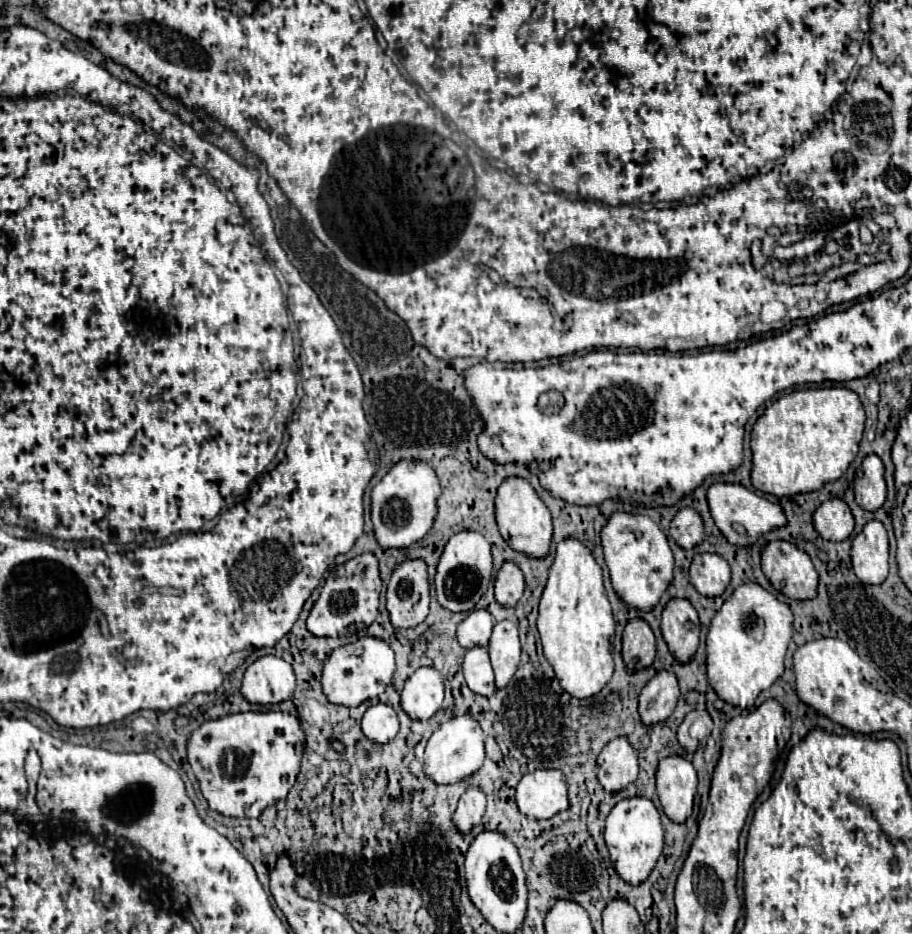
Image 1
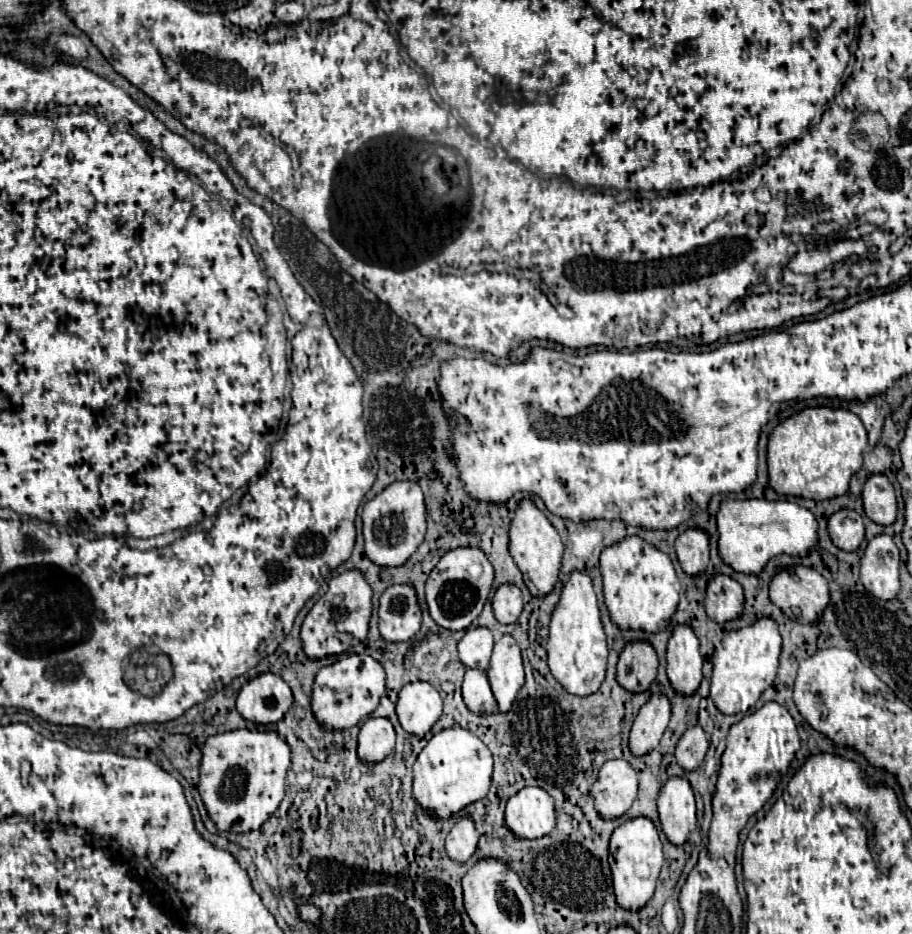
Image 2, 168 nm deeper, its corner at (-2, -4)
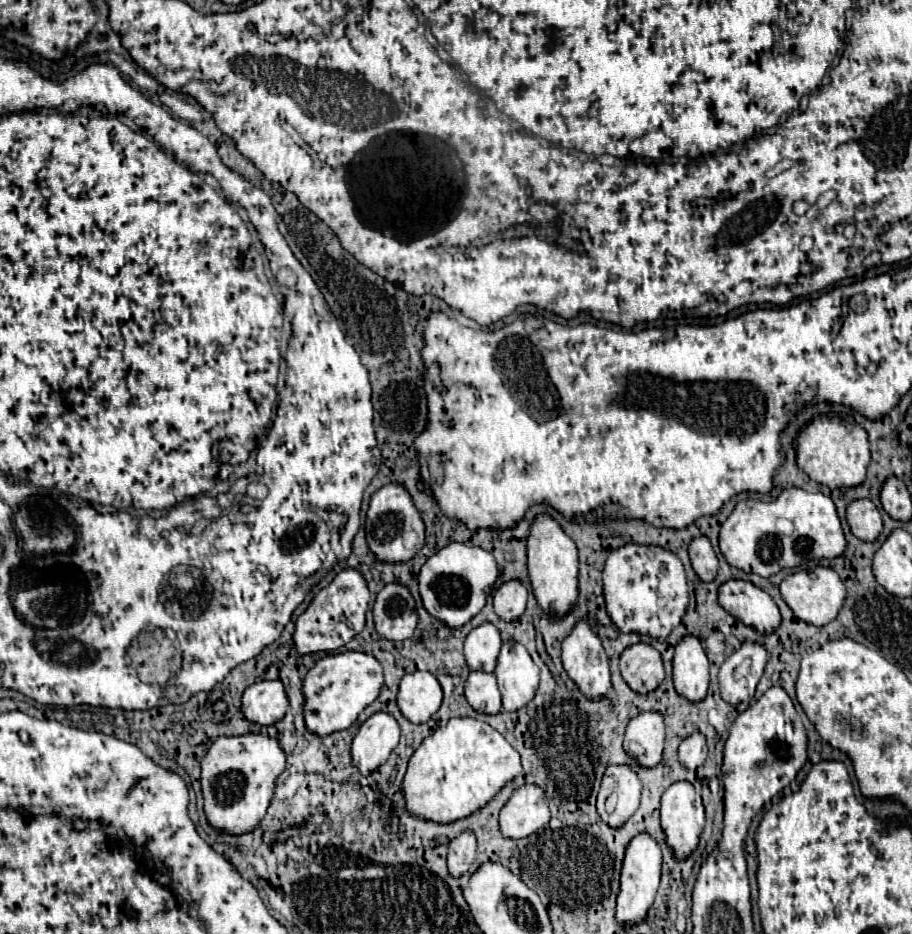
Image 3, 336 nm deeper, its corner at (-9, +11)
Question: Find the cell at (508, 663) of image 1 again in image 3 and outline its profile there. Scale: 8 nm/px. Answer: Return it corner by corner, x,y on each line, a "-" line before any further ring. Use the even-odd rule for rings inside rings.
505,640
495,668
497,686
503,698
503,710
521,710
533,700
539,686
539,668
533,664
523,644

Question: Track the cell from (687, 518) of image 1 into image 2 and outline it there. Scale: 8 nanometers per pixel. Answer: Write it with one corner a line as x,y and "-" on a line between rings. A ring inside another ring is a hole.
690,527
682,531
674,543
678,561
688,575
698,575
708,565
708,537
702,529

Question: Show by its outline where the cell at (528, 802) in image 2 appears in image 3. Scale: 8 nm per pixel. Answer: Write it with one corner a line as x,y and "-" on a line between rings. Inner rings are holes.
525,784
517,788
499,814
499,830
509,840
521,840
549,822
549,804
543,788

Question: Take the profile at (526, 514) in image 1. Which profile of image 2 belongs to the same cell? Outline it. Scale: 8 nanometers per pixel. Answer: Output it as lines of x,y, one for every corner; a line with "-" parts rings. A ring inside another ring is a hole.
522,499
514,511
514,519
510,521
510,553
524,575
524,583
532,591
532,595
546,595
552,591
558,581
560,561
562,561
562,539
546,515
534,505
532,499

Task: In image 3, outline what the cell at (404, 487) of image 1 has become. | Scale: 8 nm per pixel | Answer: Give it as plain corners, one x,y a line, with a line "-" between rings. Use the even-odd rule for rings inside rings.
399,484
383,486
371,496
371,504
367,510
367,520
365,520
365,532
367,532
369,550
375,554
375,558
379,562
395,562
395,564
407,562
425,544
423,520
421,520
417,508
413,506
411,496

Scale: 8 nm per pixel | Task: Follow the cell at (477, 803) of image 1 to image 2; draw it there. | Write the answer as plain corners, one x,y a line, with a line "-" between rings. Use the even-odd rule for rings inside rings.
468,815
460,817
446,837
448,855
460,863
468,861
476,851
478,837
480,837
480,833
476,829
476,823

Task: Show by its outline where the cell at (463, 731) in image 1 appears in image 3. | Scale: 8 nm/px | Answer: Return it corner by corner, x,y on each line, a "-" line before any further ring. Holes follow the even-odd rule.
451,718
445,726
437,728
431,736
427,736
415,754
409,760
401,790
405,796
407,812
421,820
433,820
439,824
449,824
461,818
471,816
479,808
483,808
499,790
515,780
521,774
521,758
519,752
489,724
479,722
475,718

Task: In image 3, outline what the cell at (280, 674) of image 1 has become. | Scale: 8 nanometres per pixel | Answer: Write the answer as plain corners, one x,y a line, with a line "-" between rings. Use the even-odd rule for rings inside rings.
263,680
243,692
243,716
259,726
279,722
287,712
287,694
281,680

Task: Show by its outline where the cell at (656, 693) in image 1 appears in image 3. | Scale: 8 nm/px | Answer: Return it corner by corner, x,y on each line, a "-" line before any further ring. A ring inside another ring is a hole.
641,712
627,724
623,748
641,766
653,768
663,758
663,738
663,716
659,712

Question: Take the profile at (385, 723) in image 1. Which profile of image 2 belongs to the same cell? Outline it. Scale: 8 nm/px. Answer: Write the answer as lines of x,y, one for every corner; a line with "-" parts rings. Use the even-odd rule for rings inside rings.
370,717
358,735
358,757
364,763
386,759
396,743
396,731
388,717

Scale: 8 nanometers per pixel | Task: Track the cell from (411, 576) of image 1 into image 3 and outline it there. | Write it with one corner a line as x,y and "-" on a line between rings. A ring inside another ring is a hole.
387,584
373,604
373,620
377,634
385,640
411,638
417,626
417,612
409,590
401,584

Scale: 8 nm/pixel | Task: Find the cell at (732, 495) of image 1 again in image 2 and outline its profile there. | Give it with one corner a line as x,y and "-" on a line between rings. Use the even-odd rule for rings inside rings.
726,499
718,509
718,549
724,563
738,573
760,573
770,557
778,553
806,555
816,545
818,523
814,515
790,501
766,499

